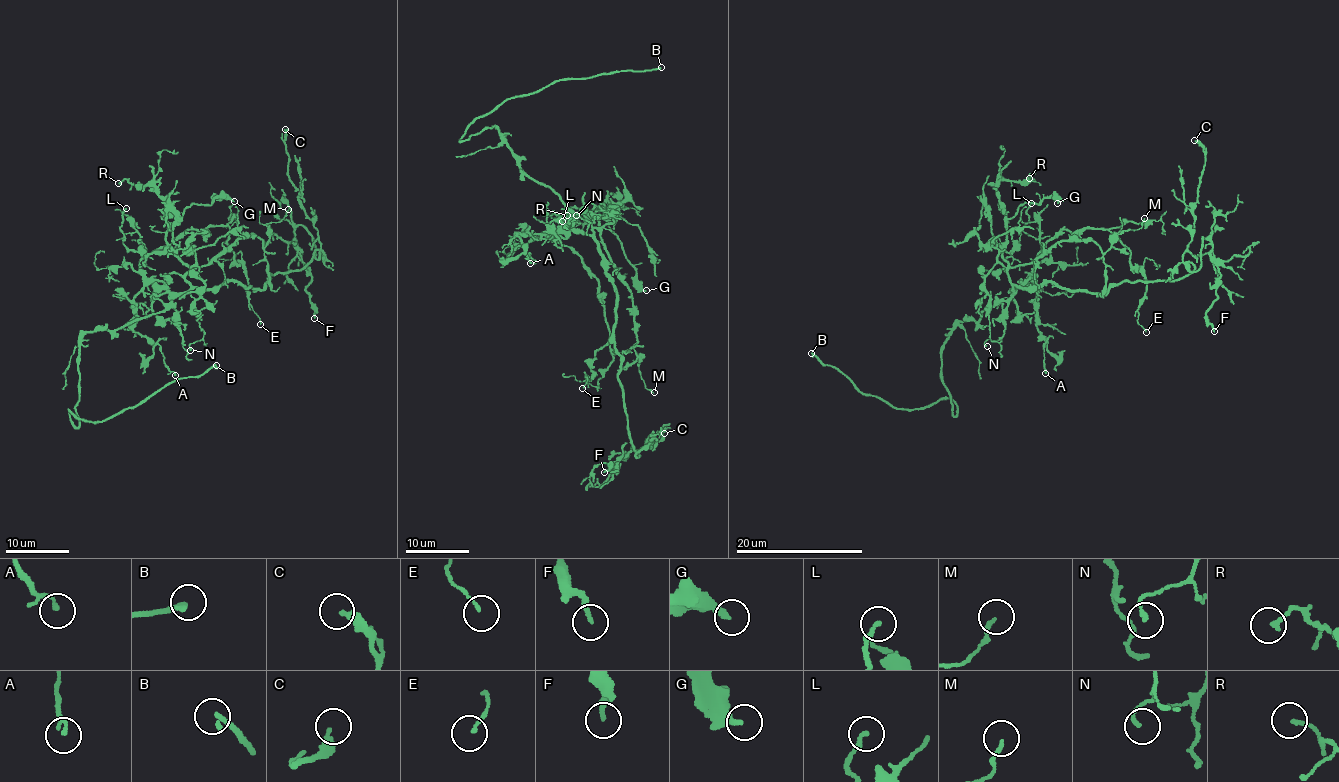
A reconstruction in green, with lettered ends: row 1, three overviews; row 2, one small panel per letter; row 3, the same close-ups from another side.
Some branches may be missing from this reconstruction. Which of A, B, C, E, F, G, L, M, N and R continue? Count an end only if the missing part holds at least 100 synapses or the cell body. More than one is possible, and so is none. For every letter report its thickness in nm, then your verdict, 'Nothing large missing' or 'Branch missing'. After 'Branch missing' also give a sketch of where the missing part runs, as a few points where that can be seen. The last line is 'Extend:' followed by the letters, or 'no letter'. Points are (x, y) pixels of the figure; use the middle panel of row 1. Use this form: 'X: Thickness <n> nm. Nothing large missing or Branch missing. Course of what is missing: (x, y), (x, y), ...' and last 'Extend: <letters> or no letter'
A: Thickness 100 nm. Nothing large missing
B: Thickness 200 nm. Branch missing. Course of what is missing: (661, 67), (702, 51), (709, 45), (714, 23), (714, 13), (710, 10)
C: Thickness 280 nm. Nothing large missing
E: Thickness 120 nm. Nothing large missing
F: Thickness 220 nm. Nothing large missing
G: Thickness 200 nm. Nothing large missing
L: Thickness 200 nm. Nothing large missing
M: Thickness 130 nm. Nothing large missing
N: Thickness 150 nm. Nothing large missing
R: Thickness 160 nm. Nothing large missing
Extend: B

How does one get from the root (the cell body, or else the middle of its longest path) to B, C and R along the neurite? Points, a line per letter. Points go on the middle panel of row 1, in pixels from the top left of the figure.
B: (564, 204), (520, 166), (495, 127), (463, 140), (462, 135), (476, 118), (509, 98), (556, 81), (661, 67)
C: (564, 204), (572, 228), (597, 243), (614, 288), (632, 445), (651, 447), (646, 440), (664, 433)
R: (564, 204), (572, 228), (589, 234), (600, 228), (593, 217), (613, 209), (601, 203), (582, 223), (567, 215)

